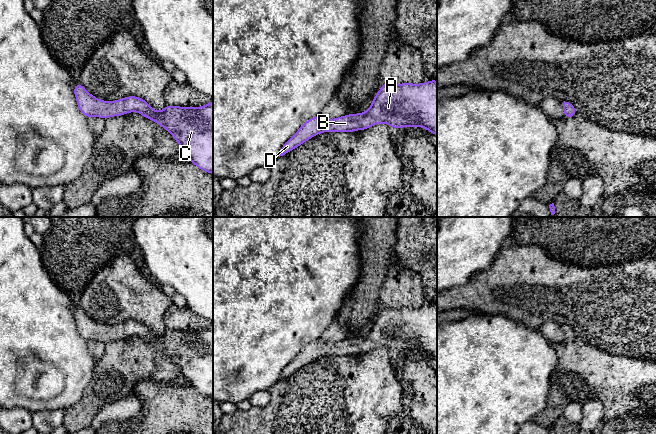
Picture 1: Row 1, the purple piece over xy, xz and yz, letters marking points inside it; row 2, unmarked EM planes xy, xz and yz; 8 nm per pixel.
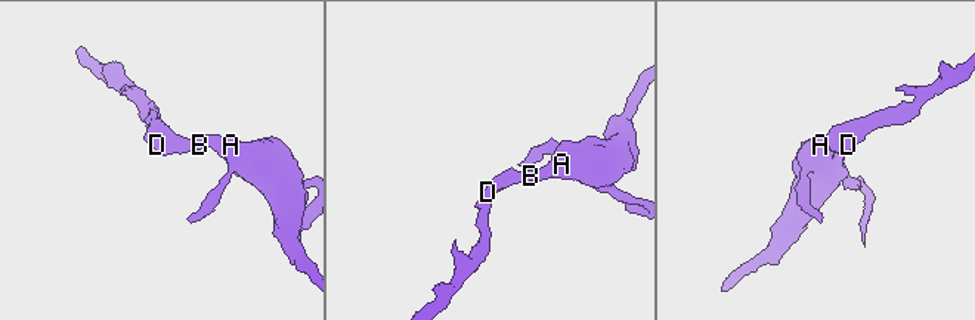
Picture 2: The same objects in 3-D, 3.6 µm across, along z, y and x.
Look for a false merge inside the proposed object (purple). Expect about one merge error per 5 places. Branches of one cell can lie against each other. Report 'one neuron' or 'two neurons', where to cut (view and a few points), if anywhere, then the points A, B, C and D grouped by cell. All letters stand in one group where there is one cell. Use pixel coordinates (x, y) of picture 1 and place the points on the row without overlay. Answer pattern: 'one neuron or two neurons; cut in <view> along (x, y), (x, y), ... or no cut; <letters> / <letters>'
one neuron; no cut; A B C D

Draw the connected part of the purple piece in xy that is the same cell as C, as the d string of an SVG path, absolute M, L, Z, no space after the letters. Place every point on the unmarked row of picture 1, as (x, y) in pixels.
M77 306L73 317L82 338L105 344L137 336L155 345L178 365L180 374L200 394L213 398L213 325L201 331L170 330L157 335L148 326L136 320L127 320L112 326L91 319Z

